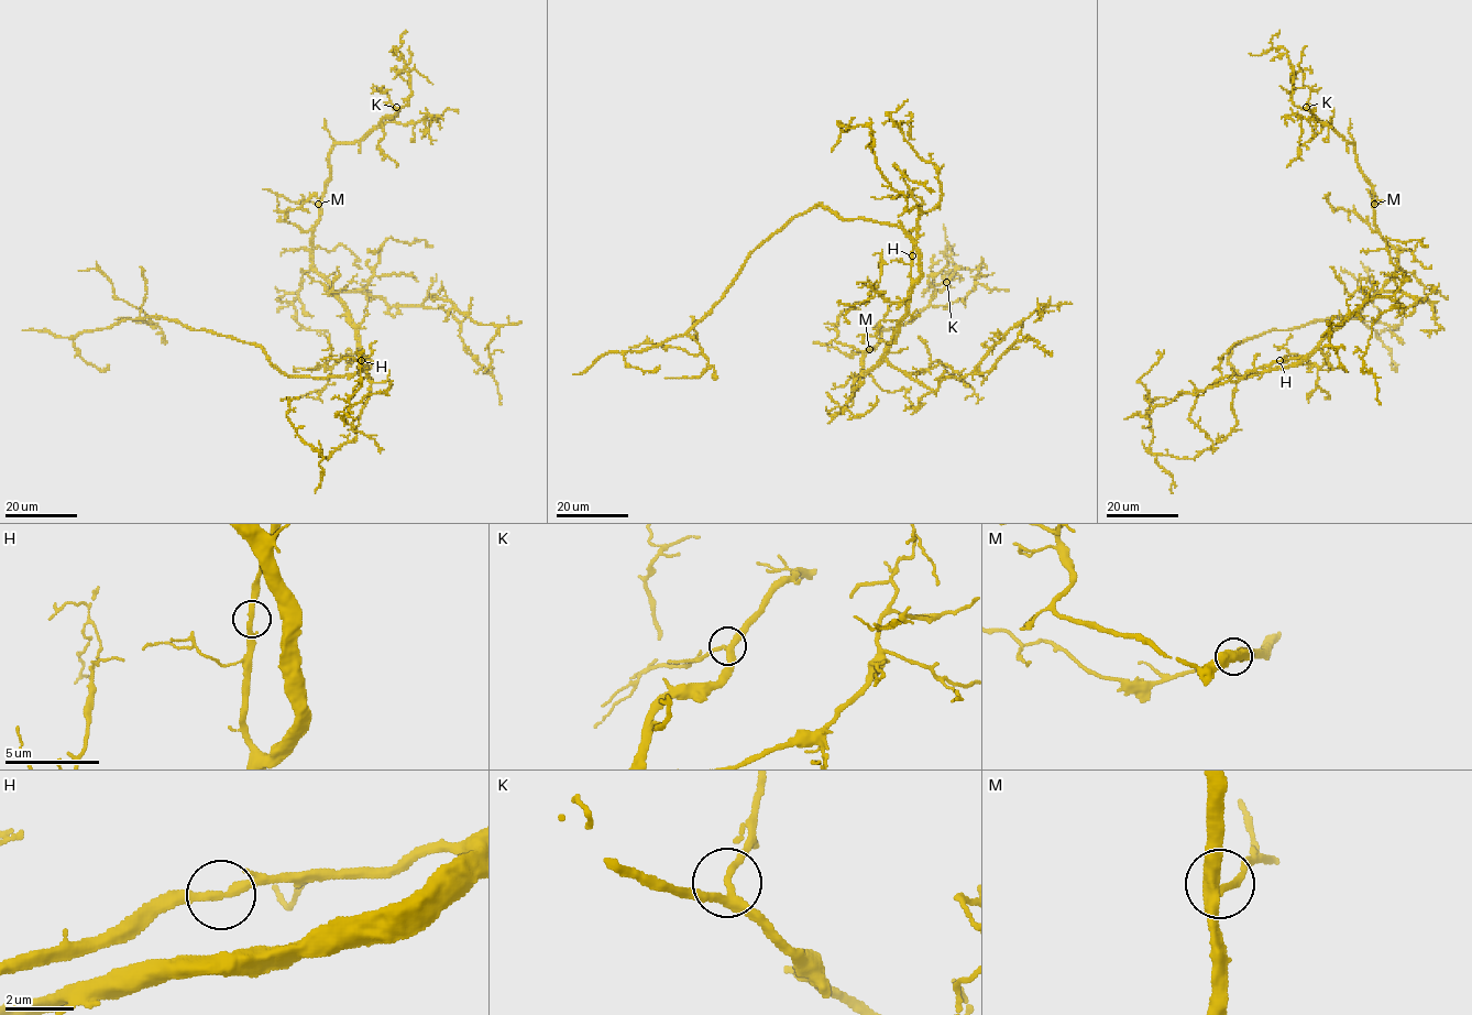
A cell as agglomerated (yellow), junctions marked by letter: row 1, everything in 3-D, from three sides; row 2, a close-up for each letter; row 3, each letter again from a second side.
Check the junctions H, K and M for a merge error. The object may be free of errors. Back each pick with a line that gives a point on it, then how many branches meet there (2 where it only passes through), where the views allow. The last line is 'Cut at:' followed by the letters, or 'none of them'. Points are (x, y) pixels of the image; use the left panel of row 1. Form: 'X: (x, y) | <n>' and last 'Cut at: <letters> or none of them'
Cut at: none of them

